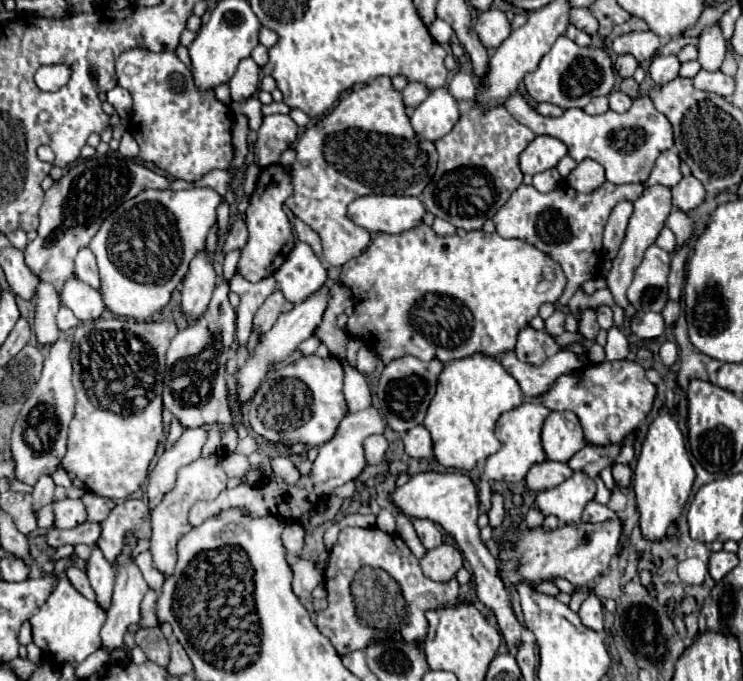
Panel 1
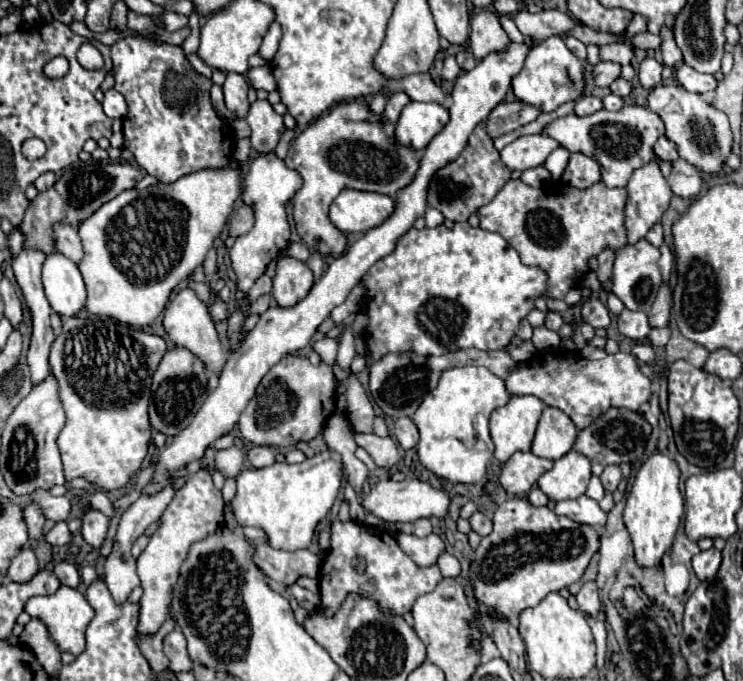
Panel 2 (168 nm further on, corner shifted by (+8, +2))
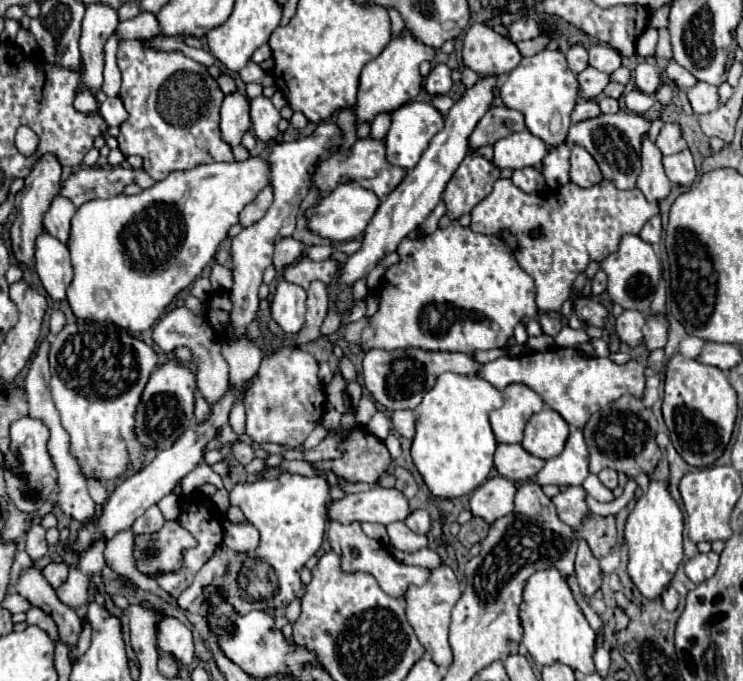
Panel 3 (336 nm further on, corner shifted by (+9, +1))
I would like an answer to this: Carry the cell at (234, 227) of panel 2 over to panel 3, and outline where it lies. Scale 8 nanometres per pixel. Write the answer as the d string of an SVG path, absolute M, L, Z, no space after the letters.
M267 185L267 187L255 197L255 201L251 201L251 203L241 211L239 223L241 223L243 227L249 227L249 225L257 223L257 221L265 215L265 211L269 209L271 203L273 203L273 189L271 189L271 185Z

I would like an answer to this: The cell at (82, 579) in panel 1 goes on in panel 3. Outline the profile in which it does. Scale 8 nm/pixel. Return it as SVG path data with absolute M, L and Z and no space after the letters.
M49 563L47 567L41 569L43 577L49 581L49 585L53 589L57 589L59 585L63 585L67 581L67 575L69 575L69 567L65 563Z

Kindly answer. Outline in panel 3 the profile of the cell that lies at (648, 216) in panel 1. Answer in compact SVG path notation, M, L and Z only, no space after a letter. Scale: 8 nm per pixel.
M645 133L641 139L641 163L643 163L643 171L637 179L637 187L643 191L643 195L651 201L663 201L669 191L671 191L671 181L667 179L665 171L663 171L663 163L661 163L661 151L657 149L657 145L649 139L649 135Z

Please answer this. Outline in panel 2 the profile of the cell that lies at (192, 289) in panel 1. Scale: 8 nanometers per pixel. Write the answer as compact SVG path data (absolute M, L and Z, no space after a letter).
M192 288L180 290L174 296L174 300L166 306L166 312L164 312L164 328L166 328L168 336L172 338L172 342L176 346L184 346L184 348L192 350L198 358L202 358L202 362L206 364L208 370L220 372L224 368L224 362L226 362L228 356L224 354L222 344L218 340L214 322L212 322L210 314L208 314L208 306L198 298L198 294Z

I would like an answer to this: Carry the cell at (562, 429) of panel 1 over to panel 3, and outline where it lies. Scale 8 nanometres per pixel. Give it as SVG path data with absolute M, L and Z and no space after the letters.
M543 409L527 421L521 445L539 459L551 459L563 451L567 435L569 425L565 419L553 409Z

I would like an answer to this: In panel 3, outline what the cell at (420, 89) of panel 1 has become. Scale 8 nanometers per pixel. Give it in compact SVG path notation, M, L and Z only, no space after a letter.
M381 113L373 119L371 123L371 139L385 139L387 131L389 131L389 125L391 125L391 115L389 113Z

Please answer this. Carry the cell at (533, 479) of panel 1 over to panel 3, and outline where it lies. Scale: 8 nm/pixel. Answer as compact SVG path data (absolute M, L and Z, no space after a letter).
M499 443L495 451L495 469L499 471L499 475L511 481L533 479L543 467L543 463L545 463L543 459L533 457L519 443L513 443L513 445Z

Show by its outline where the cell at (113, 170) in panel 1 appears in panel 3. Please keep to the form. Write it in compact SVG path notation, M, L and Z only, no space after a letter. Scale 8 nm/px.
M89 167L73 173L63 183L61 195L71 199L75 207L81 207L85 201L91 201L91 199L109 199L113 195L119 195L123 187L131 183L137 183L143 189L147 189L155 183L155 179L149 177L143 169Z

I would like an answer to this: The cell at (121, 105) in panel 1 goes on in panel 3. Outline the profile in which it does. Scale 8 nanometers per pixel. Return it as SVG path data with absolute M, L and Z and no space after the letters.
M113 97L113 99L107 99L105 103L101 103L99 113L109 127L119 127L127 119L127 111L119 97Z

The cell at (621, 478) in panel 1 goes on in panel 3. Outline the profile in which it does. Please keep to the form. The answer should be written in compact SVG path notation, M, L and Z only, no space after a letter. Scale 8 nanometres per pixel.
M603 469L597 477L605 487L609 487L609 489L617 487L617 471L615 469Z

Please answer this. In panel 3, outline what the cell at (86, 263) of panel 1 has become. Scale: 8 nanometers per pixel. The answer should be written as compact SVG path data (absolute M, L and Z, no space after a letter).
M55 195L47 213L43 215L43 227L47 233L55 235L61 243L67 243L69 239L69 227L71 227L71 219L75 215L75 205L63 197L63 195Z

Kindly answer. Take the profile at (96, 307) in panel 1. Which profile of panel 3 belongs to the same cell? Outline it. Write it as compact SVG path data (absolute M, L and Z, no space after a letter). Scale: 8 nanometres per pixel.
M43 231L35 241L35 271L41 277L45 291L55 301L63 301L67 283L71 283L73 275L69 249L47 231Z

